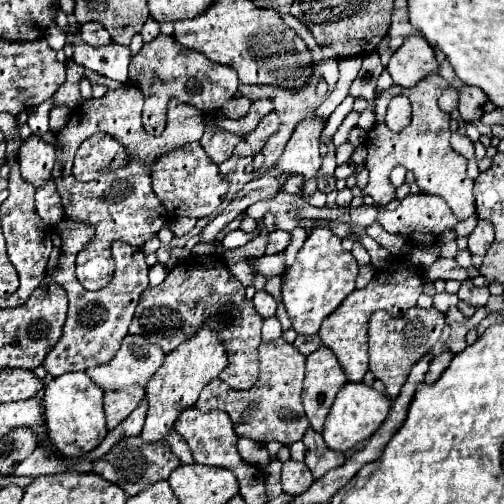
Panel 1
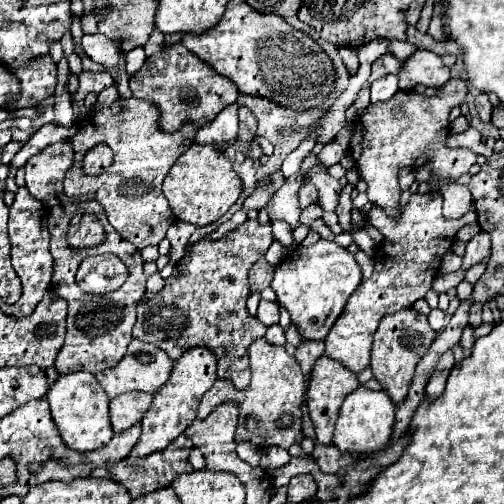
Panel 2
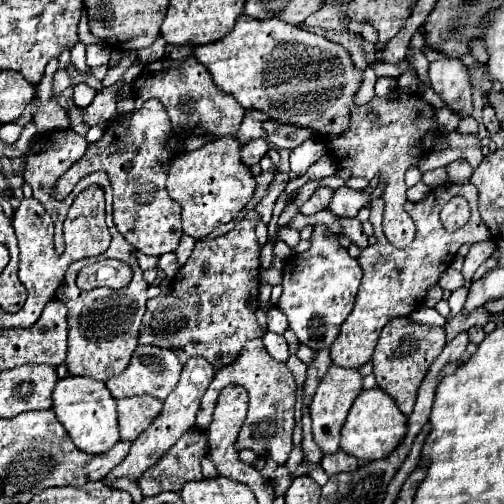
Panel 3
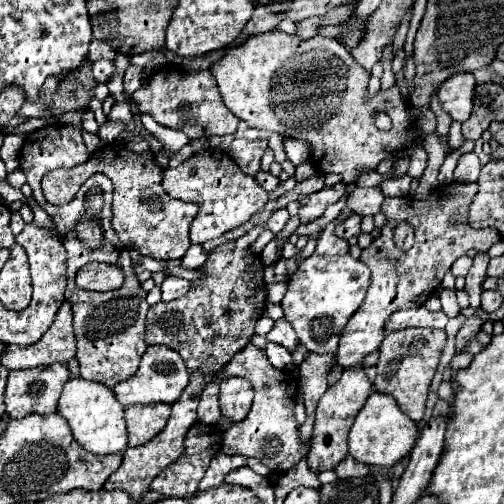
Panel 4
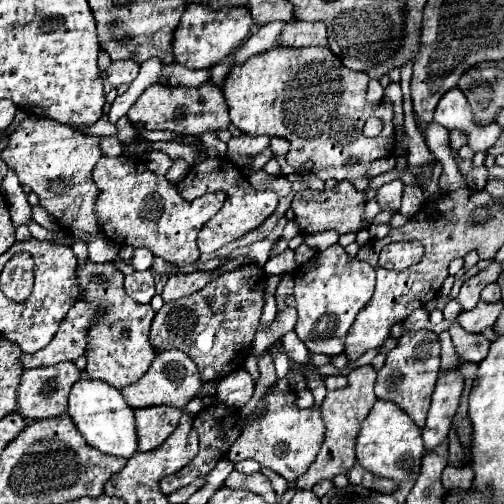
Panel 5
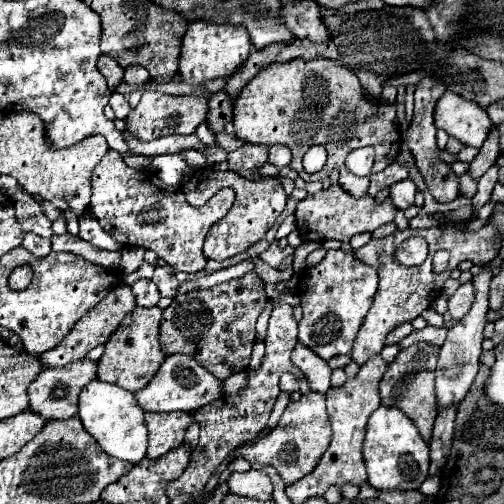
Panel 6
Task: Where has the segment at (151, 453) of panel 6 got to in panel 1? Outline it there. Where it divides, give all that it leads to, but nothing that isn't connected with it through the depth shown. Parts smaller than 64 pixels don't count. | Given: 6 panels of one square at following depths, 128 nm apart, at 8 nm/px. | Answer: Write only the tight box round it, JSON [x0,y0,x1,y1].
[104,384,144,430]

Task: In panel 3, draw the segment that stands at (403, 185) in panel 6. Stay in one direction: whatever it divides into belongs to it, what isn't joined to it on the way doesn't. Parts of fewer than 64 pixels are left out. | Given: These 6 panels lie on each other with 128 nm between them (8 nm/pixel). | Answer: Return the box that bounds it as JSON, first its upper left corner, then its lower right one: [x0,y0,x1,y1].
[328,186,370,218]

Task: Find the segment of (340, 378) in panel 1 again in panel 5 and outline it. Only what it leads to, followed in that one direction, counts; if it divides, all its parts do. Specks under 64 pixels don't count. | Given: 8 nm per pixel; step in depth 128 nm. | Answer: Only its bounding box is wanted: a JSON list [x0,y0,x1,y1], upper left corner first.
[296,366,376,490]

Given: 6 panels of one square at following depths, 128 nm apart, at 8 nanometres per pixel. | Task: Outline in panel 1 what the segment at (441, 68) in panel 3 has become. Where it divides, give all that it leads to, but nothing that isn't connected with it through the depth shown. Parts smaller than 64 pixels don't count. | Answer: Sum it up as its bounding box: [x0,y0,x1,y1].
[386,36,438,88]

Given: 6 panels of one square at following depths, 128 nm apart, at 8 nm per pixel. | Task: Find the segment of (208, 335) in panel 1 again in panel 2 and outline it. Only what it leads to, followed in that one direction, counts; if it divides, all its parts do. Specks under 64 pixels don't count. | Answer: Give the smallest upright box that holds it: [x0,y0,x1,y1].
[128,346,218,458]

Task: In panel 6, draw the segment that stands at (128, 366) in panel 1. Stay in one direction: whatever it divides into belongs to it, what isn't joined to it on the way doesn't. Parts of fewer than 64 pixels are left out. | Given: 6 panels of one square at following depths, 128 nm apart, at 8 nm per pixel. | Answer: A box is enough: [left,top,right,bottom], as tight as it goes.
[134,354,222,412]

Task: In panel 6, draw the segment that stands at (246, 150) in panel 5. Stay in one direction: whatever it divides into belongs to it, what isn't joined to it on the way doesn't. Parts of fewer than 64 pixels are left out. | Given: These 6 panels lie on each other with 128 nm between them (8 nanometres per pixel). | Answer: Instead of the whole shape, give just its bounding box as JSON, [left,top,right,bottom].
[216,132,244,152]

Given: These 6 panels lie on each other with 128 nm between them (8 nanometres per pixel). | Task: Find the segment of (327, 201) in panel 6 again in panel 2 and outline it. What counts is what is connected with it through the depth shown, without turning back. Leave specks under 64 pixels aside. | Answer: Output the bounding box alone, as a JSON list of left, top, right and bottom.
[298,182,318,208]

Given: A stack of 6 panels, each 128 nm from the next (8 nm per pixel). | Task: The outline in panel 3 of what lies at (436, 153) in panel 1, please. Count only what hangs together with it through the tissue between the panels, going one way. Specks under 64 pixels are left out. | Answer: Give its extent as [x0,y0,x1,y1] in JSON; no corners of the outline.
[192,14,470,248]

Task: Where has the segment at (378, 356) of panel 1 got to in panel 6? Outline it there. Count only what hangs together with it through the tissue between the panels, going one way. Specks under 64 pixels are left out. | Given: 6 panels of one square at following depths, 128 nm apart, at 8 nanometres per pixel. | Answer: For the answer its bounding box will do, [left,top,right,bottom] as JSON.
[380,342,438,442]

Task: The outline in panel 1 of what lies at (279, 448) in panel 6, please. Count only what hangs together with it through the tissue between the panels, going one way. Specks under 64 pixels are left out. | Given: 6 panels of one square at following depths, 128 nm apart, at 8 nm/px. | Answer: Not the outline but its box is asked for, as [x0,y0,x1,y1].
[196,338,310,446]

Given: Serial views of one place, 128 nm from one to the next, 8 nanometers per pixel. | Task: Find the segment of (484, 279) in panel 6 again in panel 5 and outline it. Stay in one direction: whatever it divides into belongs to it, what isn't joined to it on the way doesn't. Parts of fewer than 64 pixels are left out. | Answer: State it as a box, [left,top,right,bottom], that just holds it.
[422,372,462,450]

